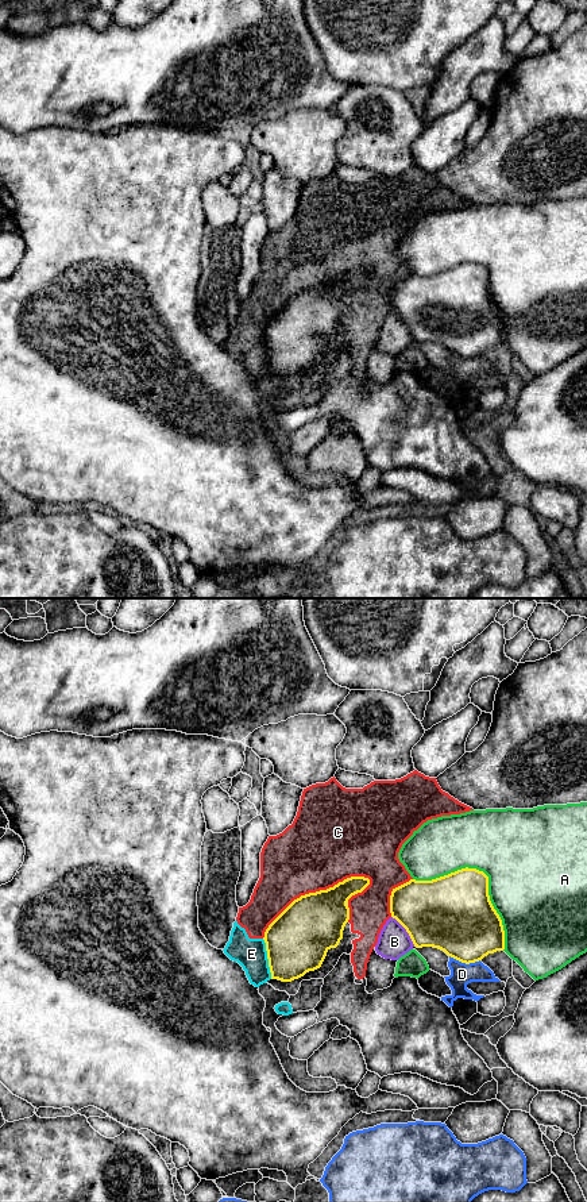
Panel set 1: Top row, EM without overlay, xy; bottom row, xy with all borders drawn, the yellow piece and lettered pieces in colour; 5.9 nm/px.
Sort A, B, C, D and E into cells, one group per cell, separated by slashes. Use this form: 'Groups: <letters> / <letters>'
Groups: A / B / C E / D

